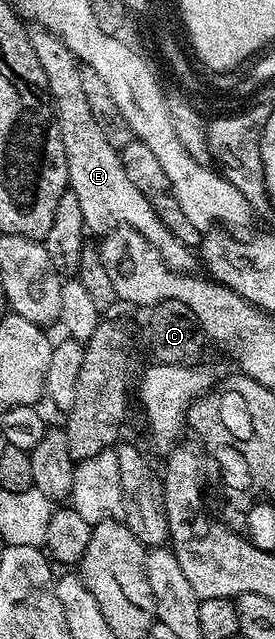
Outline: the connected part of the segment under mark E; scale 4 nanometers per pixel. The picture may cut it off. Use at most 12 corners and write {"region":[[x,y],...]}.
{"region":[[34,28],[87,231],[140,232],[169,270],[193,271],[195,251],[172,236],[122,155],[104,140],[80,68],[48,30]]}

